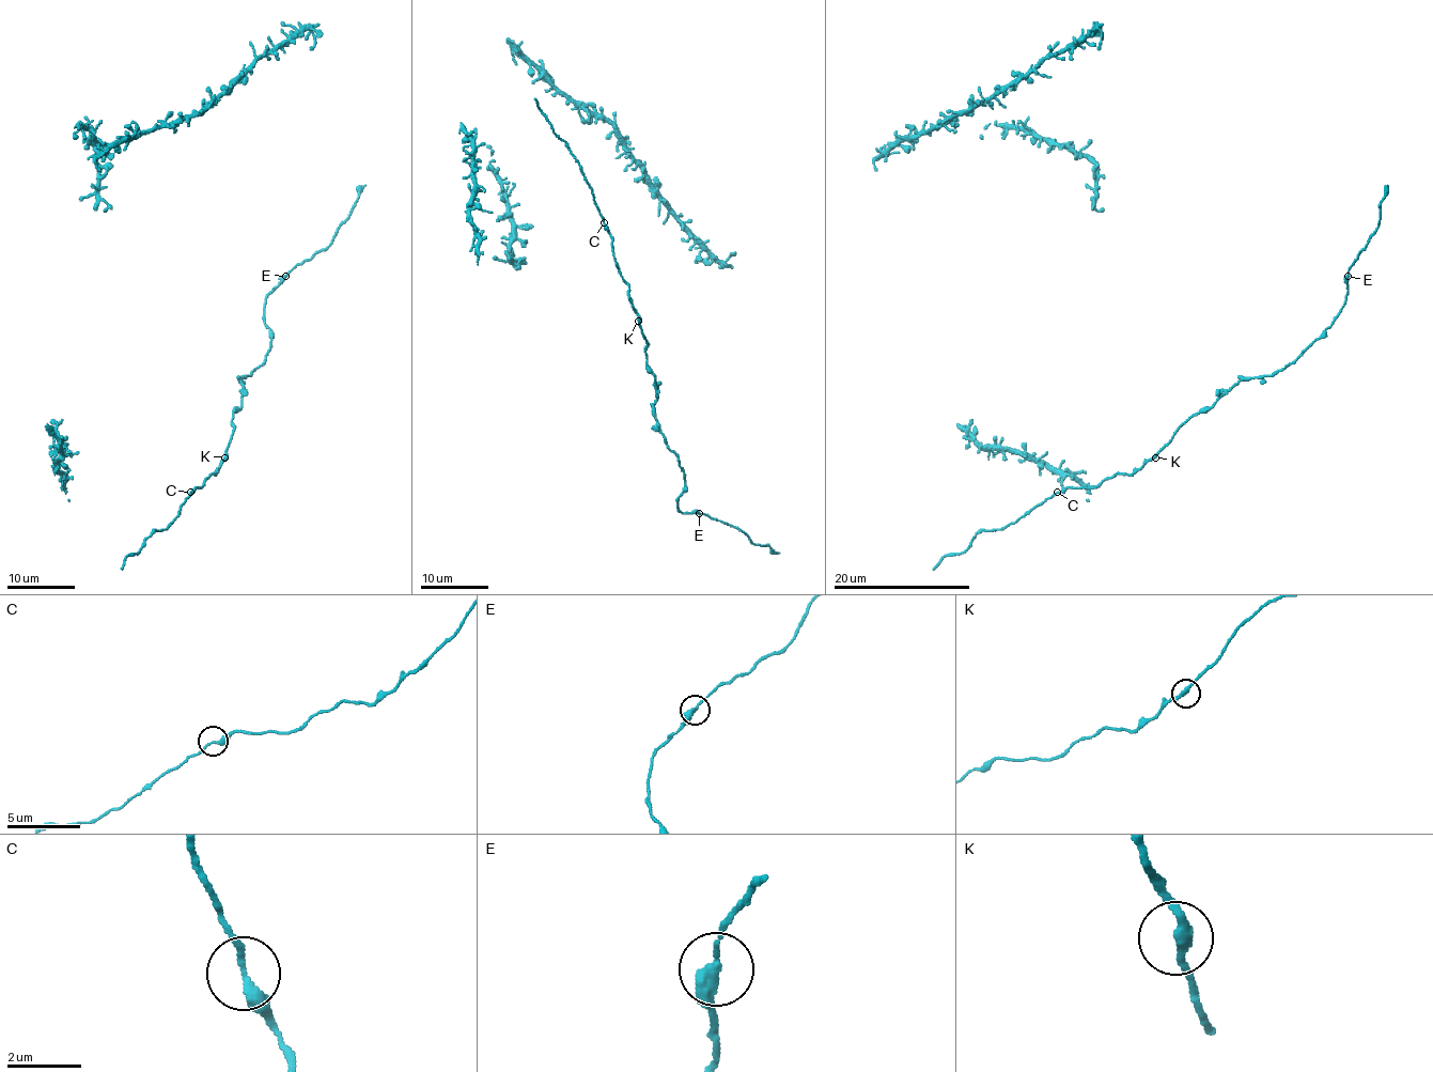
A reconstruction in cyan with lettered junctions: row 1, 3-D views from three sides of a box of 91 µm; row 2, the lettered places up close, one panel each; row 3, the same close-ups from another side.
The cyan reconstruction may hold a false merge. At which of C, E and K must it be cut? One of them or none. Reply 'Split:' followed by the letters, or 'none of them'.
Split: none of them

